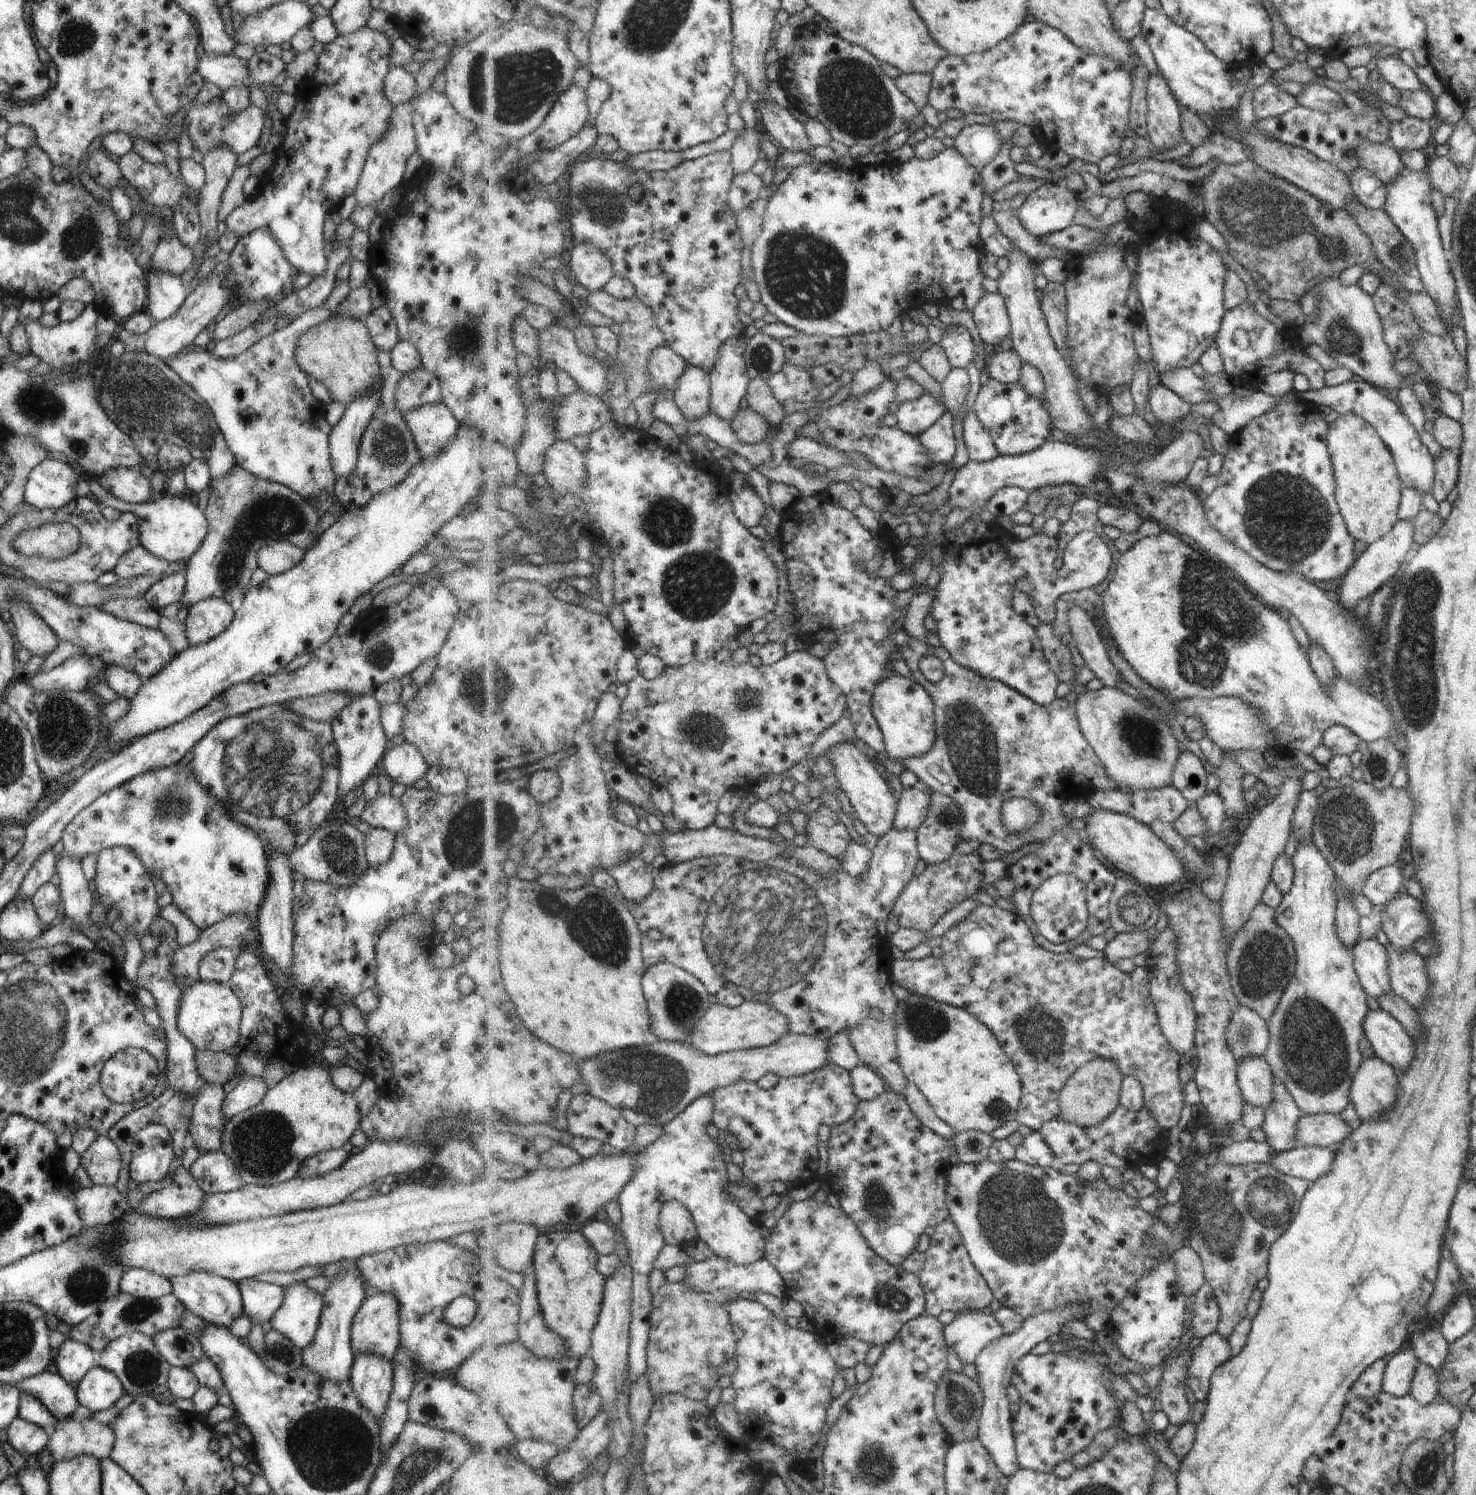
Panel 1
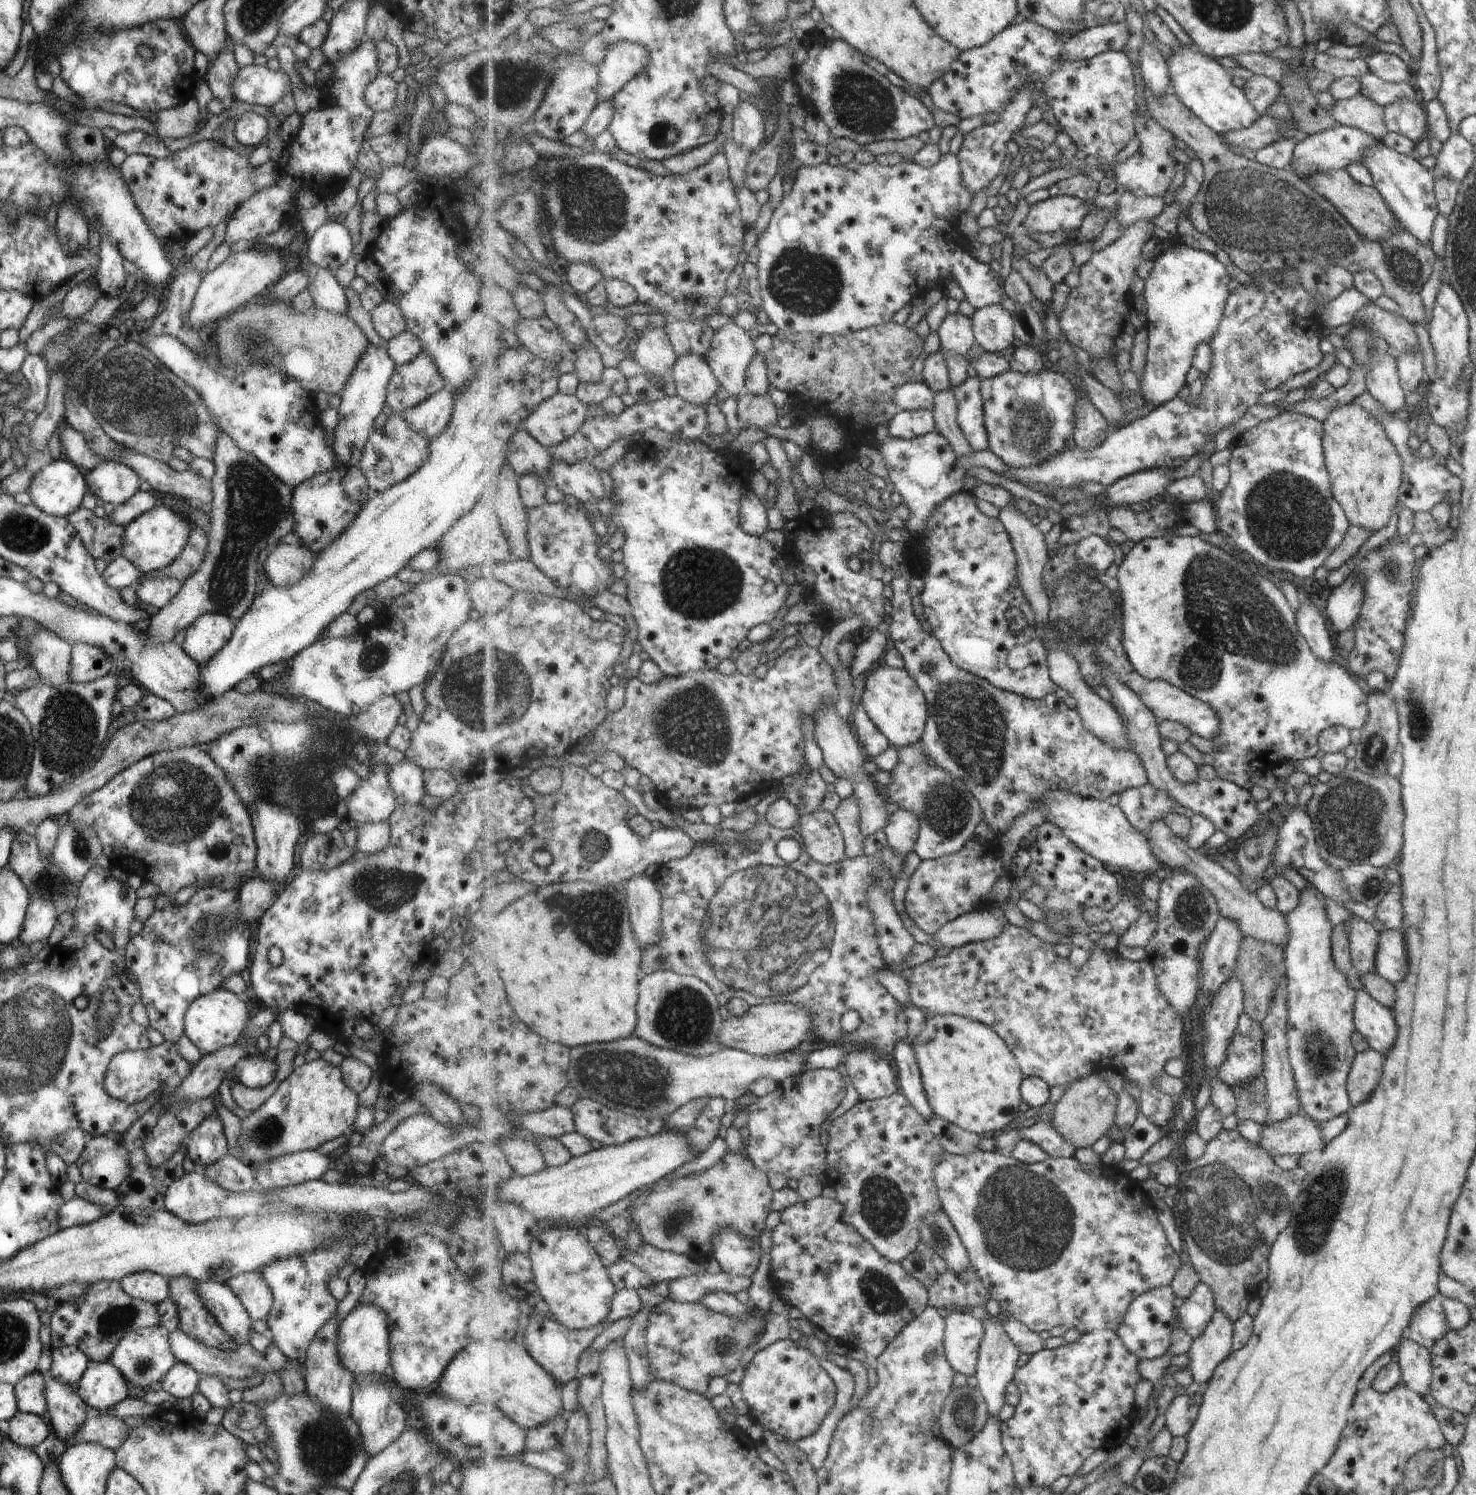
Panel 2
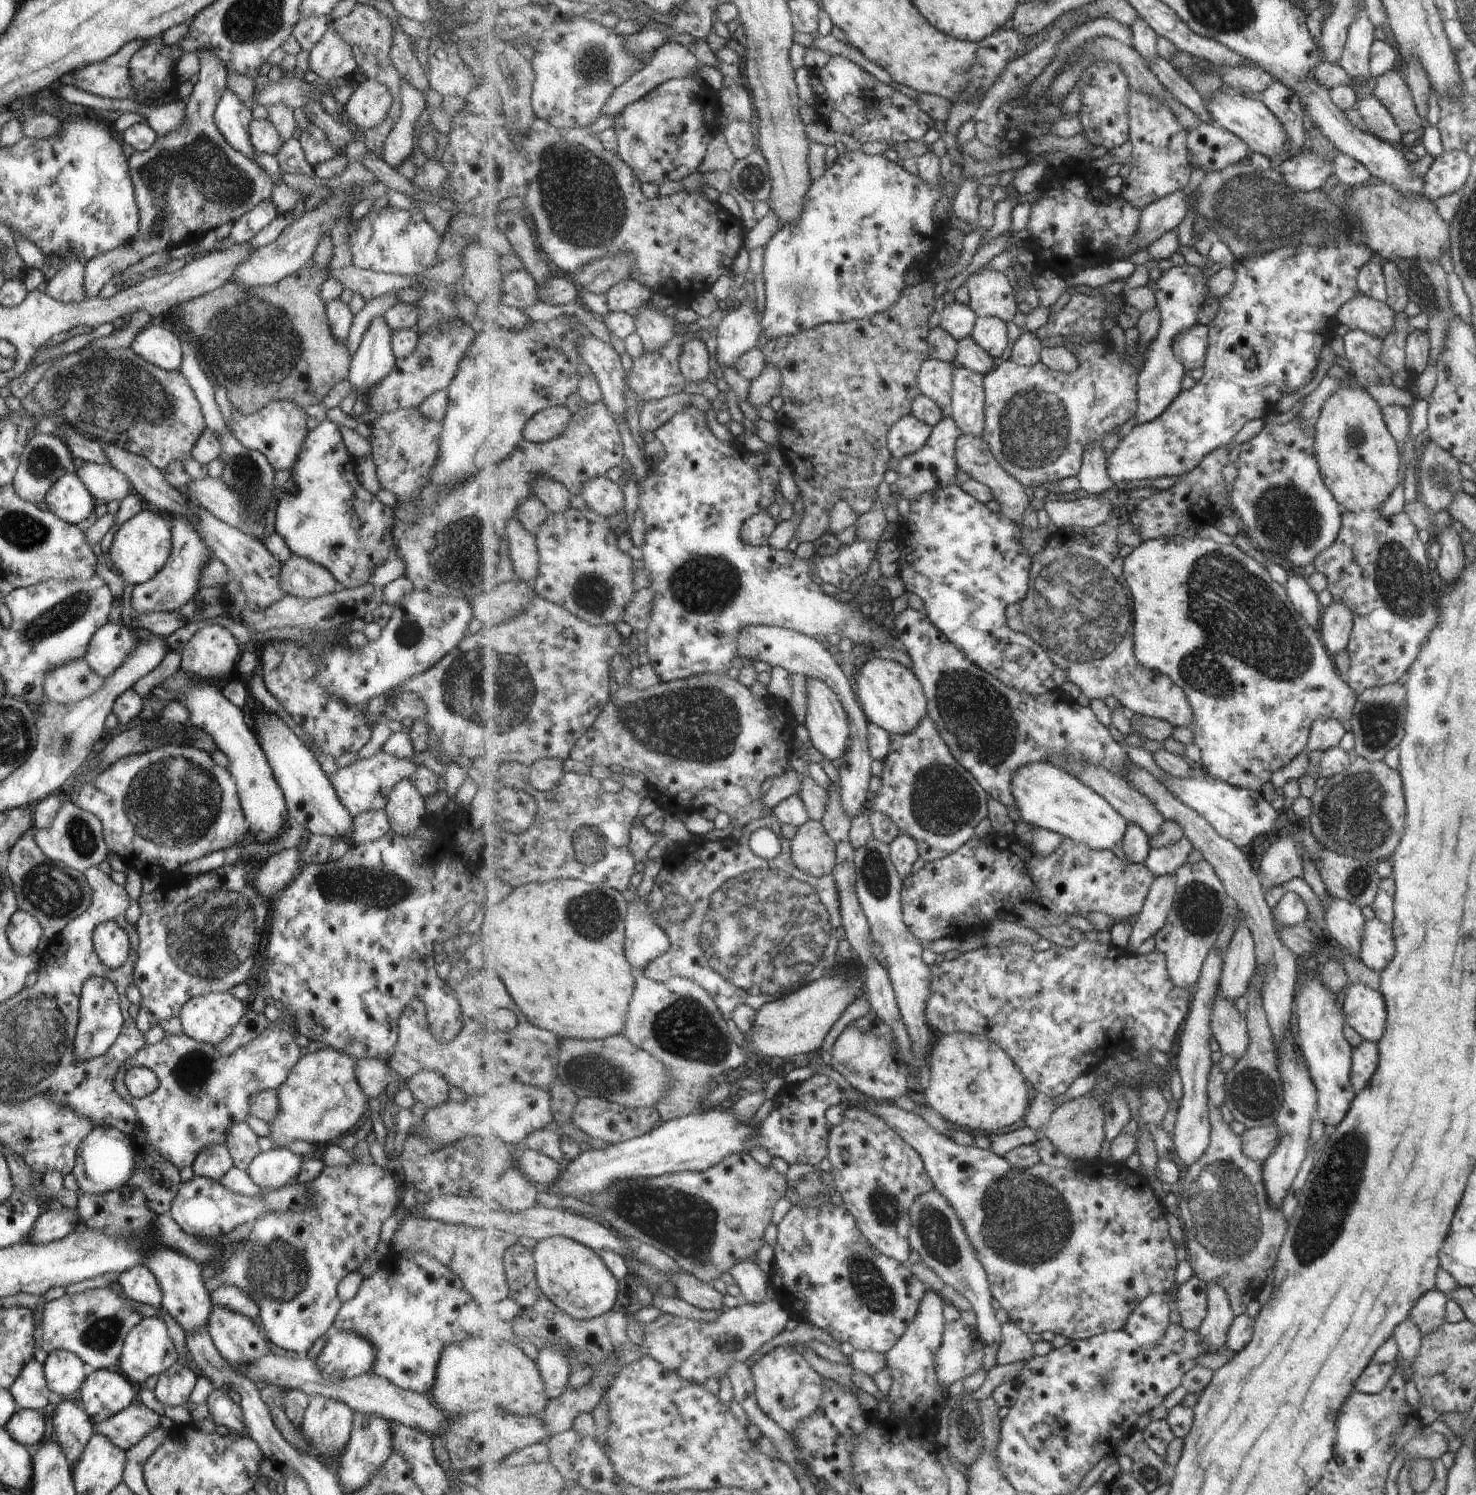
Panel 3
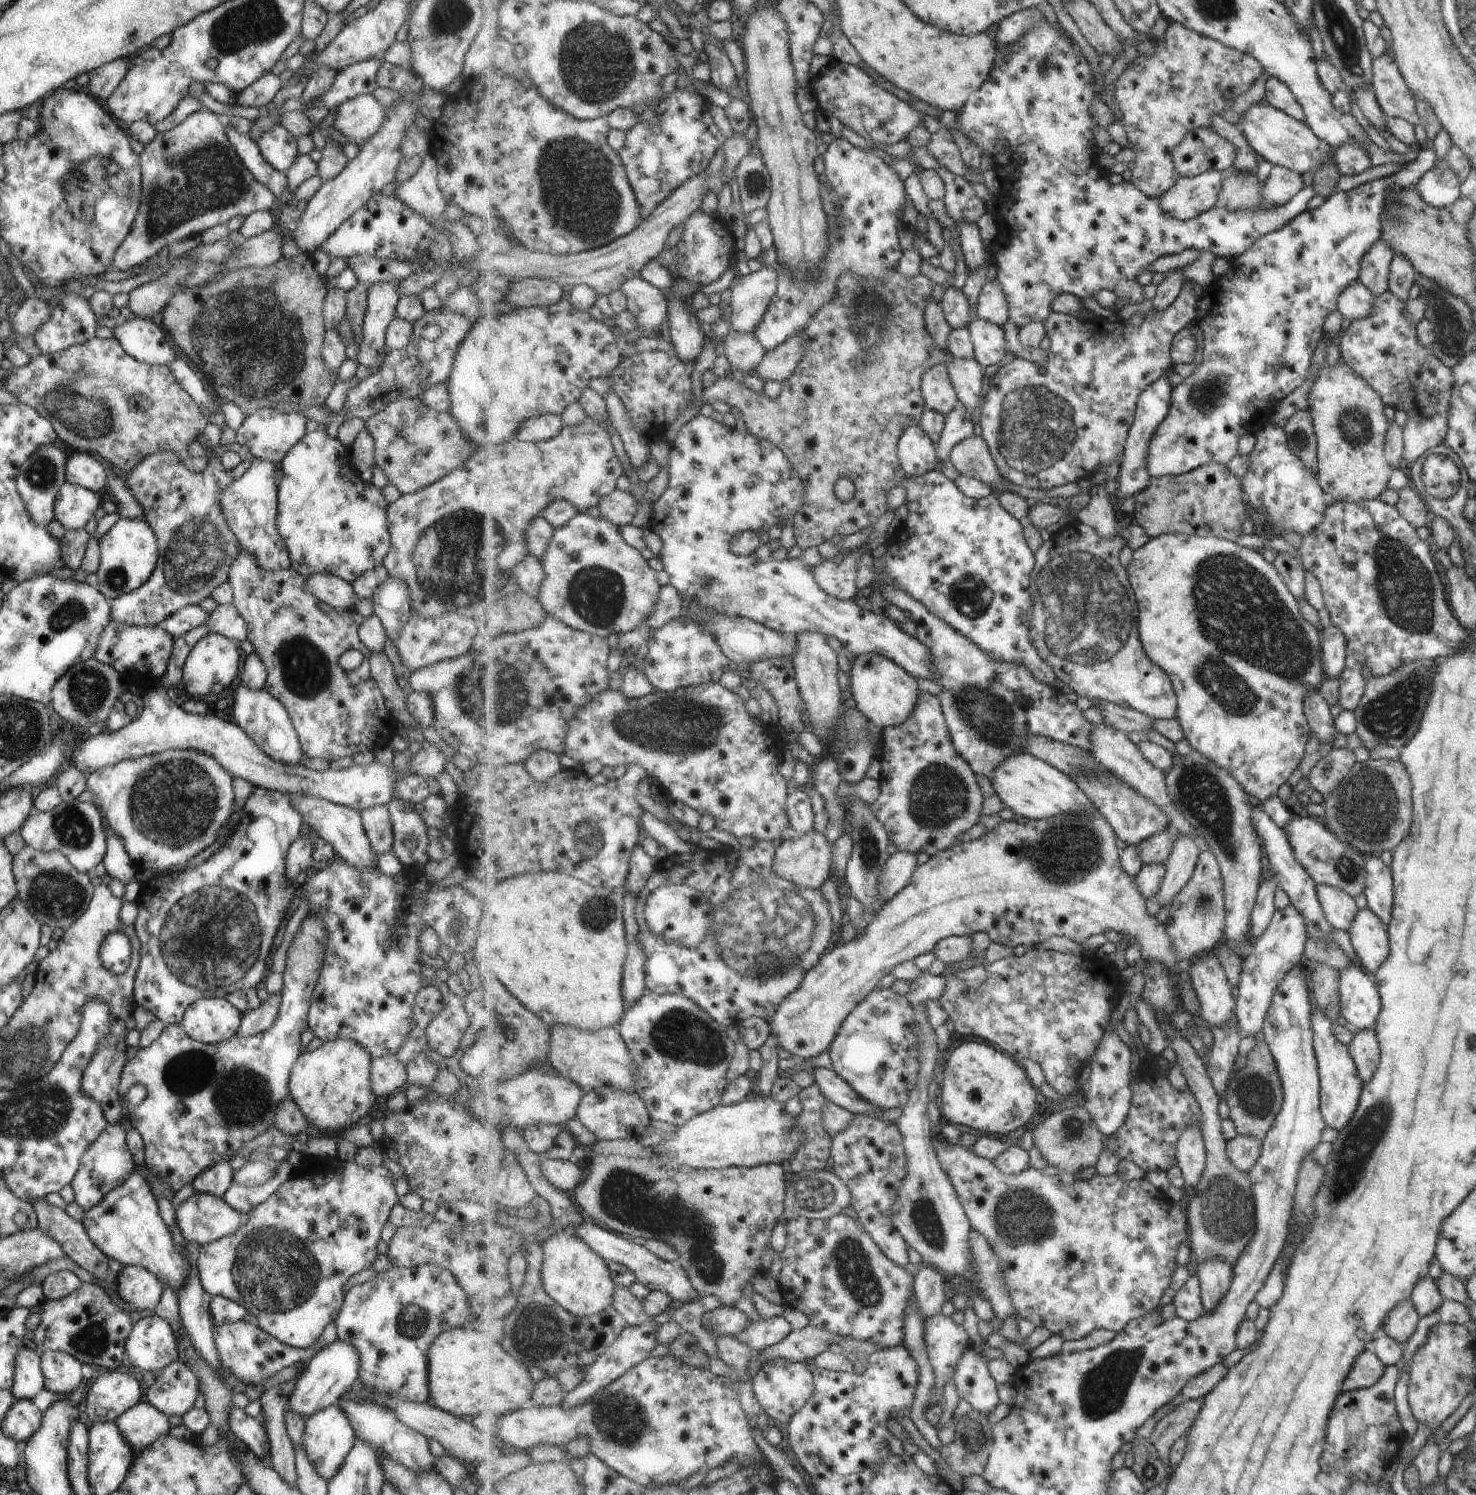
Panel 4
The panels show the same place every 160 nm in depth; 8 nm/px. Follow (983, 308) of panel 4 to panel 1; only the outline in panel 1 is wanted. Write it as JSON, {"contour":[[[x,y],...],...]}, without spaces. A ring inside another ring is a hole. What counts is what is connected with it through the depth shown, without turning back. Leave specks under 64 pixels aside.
{"contour":[[[955,146],[946,148],[935,158],[925,160],[914,156],[904,163],[887,161],[874,165],[858,165],[848,171],[840,169],[835,164],[809,163],[798,166],[789,173],[775,194],[768,200],[766,208],[763,232],[751,247],[751,267],[753,279],[760,290],[761,302],[768,312],[776,318],[808,335],[821,335],[828,337],[850,337],[878,333],[887,330],[897,316],[907,315],[909,310],[917,309],[921,305],[939,298],[951,300],[955,296],[962,295],[966,301],[966,309],[972,311],[977,303],[988,293],[983,288],[985,276],[979,266],[981,256],[977,248],[971,246],[969,236],[980,234],[980,224],[983,216],[983,197],[985,196],[981,186],[979,171],[959,152]]]}

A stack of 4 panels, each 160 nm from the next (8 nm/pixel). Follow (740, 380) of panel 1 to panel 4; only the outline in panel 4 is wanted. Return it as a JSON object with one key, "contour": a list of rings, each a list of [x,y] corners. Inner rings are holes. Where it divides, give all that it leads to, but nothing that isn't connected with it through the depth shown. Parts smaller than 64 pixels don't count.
{"contour":[[[775,266],[739,277],[731,289],[731,329],[754,334],[778,289]]]}

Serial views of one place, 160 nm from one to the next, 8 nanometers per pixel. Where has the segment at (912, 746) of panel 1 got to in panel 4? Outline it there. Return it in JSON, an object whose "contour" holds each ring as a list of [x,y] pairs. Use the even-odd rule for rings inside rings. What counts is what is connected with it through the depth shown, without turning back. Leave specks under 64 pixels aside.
{"contour":[[[877,653],[856,655],[850,665],[849,675],[852,682],[850,698],[869,722],[885,730],[887,727],[903,724],[911,716],[918,703],[920,691],[917,679],[902,665]]]}

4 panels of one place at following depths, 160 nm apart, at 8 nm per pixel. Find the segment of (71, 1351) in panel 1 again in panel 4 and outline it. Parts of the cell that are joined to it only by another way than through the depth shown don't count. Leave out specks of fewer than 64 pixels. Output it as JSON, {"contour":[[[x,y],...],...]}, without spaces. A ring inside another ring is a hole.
{"contour":[[[43,1350],[40,1369],[44,1388],[55,1394],[68,1394],[82,1381],[81,1363],[61,1351]]]}

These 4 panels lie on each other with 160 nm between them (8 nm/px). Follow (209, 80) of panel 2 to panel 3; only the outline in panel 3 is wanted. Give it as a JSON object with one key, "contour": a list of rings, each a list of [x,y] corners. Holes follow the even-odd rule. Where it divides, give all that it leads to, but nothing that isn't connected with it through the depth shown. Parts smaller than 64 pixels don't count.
{"contour":[[[225,88],[216,104],[213,122],[231,148],[253,161],[256,154],[248,135],[250,120],[250,110],[239,102],[233,92]]]}

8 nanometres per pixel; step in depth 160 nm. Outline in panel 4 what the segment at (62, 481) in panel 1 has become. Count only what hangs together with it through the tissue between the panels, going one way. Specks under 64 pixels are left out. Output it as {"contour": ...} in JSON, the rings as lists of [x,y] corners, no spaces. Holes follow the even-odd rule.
{"contour":[[[65,481],[55,495],[54,519],[66,531],[83,529],[100,505],[99,495],[96,492]]]}

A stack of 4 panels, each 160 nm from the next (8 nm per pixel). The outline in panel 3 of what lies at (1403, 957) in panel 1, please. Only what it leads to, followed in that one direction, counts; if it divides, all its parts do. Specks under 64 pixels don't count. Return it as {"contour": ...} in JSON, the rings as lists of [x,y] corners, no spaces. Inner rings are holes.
{"contour":[[[1375,917],[1364,919],[1360,938],[1357,959],[1372,971],[1383,970],[1395,952],[1390,925]]]}

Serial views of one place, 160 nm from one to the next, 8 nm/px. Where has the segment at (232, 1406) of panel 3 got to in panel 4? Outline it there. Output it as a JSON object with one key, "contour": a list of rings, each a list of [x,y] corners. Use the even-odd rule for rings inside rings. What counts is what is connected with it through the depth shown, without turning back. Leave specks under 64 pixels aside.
{"contour":[[[231,1407],[228,1410],[226,1423],[228,1429],[258,1459],[269,1458],[270,1444],[259,1418],[247,1415],[243,1409]]]}

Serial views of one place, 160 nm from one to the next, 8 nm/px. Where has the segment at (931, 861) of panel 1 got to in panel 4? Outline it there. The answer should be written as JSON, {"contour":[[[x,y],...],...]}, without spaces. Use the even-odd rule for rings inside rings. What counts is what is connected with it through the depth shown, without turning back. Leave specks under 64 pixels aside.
{"contour":[[[924,691],[919,693],[918,703],[915,705],[915,710],[911,713],[911,716],[900,725],[887,727],[884,730],[882,736],[883,748],[881,755],[878,756],[881,762],[881,773],[879,774],[880,782],[880,796],[877,801],[871,804],[872,809],[878,816],[878,819],[886,826],[886,829],[890,832],[890,842],[892,842],[897,850],[905,851],[906,853],[919,854],[919,852],[926,852],[930,857],[938,852],[944,851],[949,847],[955,845],[955,840],[959,834],[963,834],[965,830],[973,828],[977,822],[982,821],[983,810],[983,792],[977,784],[977,776],[971,765],[959,754],[958,750],[955,748],[954,741],[950,736],[950,730],[946,721],[946,716],[942,711],[942,702],[939,696],[933,695]]]}

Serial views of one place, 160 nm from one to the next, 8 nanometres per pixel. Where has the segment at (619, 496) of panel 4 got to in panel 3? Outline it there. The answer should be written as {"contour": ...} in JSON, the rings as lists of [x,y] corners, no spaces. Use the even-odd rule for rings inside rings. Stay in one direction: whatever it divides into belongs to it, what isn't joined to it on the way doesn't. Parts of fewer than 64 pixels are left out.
{"contour":[[[595,477],[588,481],[580,496],[587,508],[607,518],[621,514],[626,508],[624,492],[617,483],[606,477]]]}

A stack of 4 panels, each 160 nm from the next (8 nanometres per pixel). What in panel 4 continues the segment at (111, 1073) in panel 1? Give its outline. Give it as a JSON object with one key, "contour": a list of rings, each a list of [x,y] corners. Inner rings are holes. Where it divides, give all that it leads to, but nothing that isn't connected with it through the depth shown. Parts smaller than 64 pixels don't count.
{"contour":[[[317,913],[302,919],[287,946],[279,992],[280,1005],[276,1019],[267,1030],[246,1037],[233,1035],[222,1043],[200,1043],[189,1038],[181,1024],[165,1025],[149,1046],[139,1048],[133,1059],[123,1065],[118,1082],[121,1100],[122,1094],[132,1084],[139,1083],[146,1088],[144,1099],[136,1107],[130,1102],[123,1103],[130,1126],[142,1138],[144,1166],[171,1191],[191,1184],[202,1170],[226,1160],[228,1162],[239,1147],[271,1127],[275,1105],[288,1096],[288,1076],[299,1056],[299,1035],[307,1027],[310,996],[319,976],[326,938],[326,928]]]}

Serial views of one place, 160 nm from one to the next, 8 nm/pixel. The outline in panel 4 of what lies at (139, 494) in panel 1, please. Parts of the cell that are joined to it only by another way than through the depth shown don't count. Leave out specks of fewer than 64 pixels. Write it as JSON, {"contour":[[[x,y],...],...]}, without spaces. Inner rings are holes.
{"contour":[[[69,450],[64,462],[65,480],[93,492],[101,490],[105,484],[105,466],[99,458],[89,453]]]}

